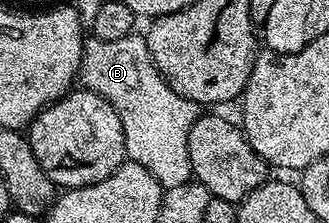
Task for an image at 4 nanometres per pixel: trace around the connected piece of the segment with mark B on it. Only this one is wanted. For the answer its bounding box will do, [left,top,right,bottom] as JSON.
[78,33,200,189]

